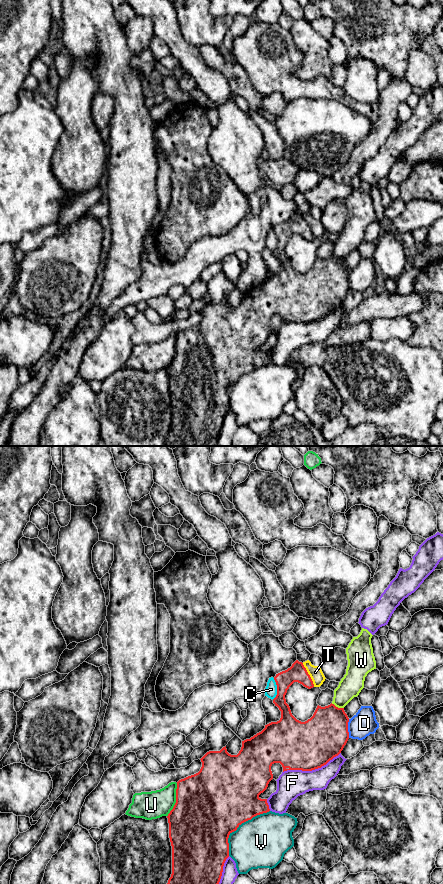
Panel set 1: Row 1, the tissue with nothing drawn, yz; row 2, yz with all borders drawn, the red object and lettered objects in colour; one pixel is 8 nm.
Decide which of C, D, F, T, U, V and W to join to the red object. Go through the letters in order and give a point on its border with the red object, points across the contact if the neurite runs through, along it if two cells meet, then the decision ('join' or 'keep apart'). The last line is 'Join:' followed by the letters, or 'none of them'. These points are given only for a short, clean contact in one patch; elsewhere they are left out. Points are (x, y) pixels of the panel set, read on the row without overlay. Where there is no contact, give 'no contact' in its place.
C: meets red in yz at (277, 241); border along yz (274, 230), (276, 247), (272, 251); keep apart
D: meets red in yz at (347, 280); border along yz (349, 271), (348, 289); keep apart
F: meets red in yz at (311, 322); keep apart
T: meets red in yz at (309, 227); keep apart
U: meets red in yz at (176, 352); keep apart
V: meets red in yz at (238, 378); keep apart
W: meets red in yz at (337, 259); border along yz (331, 255), (343, 260); keep apart
Join: none of them

